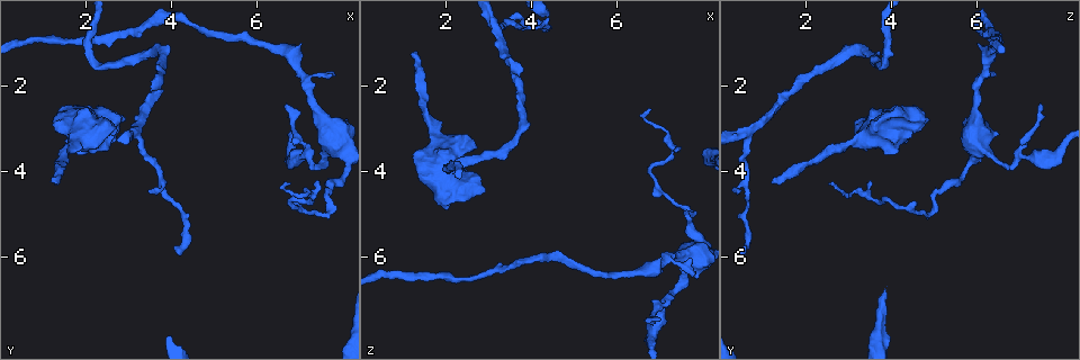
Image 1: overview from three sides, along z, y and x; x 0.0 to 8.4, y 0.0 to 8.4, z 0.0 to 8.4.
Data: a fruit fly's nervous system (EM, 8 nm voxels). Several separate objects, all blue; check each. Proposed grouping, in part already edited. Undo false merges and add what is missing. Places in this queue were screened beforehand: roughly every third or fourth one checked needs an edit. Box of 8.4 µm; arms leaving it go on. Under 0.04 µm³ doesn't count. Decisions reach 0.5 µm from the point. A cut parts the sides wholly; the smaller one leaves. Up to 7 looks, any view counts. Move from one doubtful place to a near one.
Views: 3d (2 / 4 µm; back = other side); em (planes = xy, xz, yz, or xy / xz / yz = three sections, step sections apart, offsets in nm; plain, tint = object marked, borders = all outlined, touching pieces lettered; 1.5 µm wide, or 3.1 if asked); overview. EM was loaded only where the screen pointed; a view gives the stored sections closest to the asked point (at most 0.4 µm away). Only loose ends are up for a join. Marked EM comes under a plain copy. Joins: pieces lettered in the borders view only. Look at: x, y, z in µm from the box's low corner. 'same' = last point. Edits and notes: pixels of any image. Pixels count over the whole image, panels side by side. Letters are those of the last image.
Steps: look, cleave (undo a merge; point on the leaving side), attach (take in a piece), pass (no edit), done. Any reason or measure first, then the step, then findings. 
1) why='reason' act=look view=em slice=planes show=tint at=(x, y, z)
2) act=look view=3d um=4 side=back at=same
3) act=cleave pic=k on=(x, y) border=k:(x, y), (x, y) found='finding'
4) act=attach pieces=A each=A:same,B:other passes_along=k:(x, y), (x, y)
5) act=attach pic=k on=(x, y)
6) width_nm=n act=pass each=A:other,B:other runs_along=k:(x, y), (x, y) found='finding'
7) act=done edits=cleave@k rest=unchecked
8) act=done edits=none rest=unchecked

why='sharp bend' act=look view=3d um=2 at=(2.20, 1.50, 3.80)

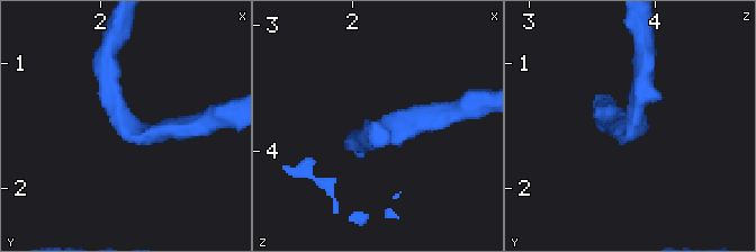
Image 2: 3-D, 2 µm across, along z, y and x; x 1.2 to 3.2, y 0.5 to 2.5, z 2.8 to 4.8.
arm_widths_nm=190,200 act=look view=em slice=yz step=8 show=tint at=(2.22, 1.52, 3.88)

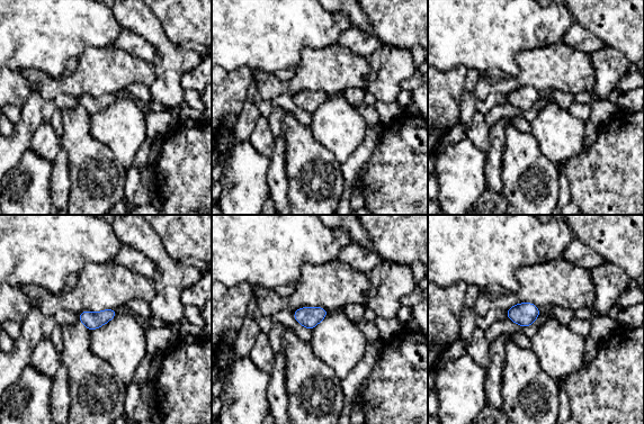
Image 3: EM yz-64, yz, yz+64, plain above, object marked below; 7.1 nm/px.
act=look view=em slice=planes show=borders at=same

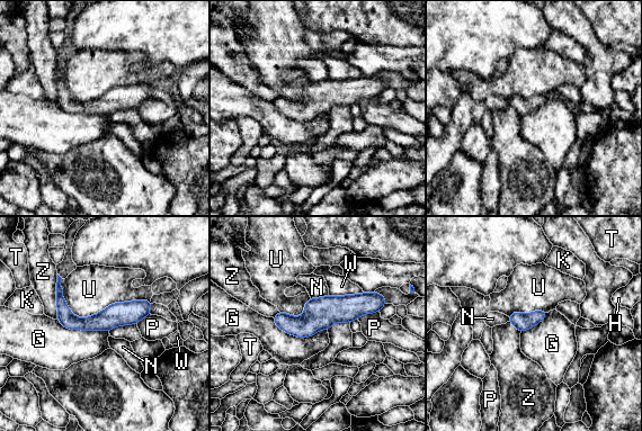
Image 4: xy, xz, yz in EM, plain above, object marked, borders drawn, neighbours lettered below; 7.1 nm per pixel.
width_nm=110 act=pass each=G:other,H:other,K:other,N:other,P:other,T:other,U:other,W:other,Z:other border=4:(272, 317), (297, 337), (327, 331) found='all the same cell'

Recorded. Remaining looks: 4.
act=look view=em slice=planes show=borders at=(1.20, 4.25, 1.20)

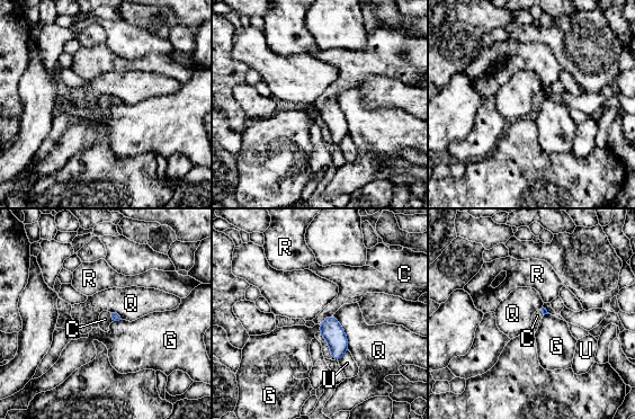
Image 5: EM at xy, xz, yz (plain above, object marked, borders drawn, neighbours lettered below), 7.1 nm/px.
longest_contact=Q:280nm act=attach pieces=C each=C:same,G:other,Q:other,R:other,U:other passes_along=5:(331, 330), (327, 318), (350, 292) found='it goes on there'

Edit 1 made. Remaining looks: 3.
act=done edits=attach@5 rest=unchecked

